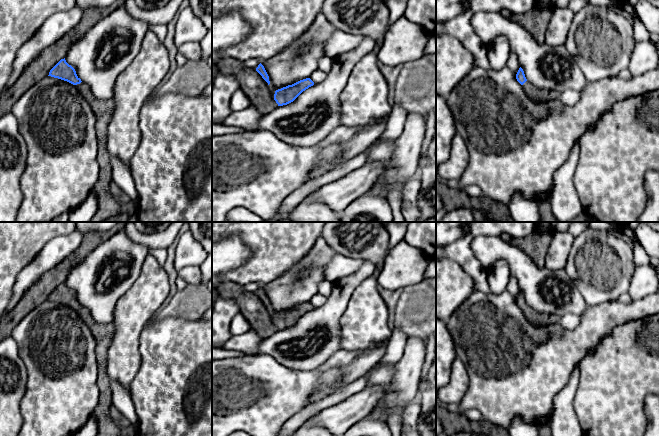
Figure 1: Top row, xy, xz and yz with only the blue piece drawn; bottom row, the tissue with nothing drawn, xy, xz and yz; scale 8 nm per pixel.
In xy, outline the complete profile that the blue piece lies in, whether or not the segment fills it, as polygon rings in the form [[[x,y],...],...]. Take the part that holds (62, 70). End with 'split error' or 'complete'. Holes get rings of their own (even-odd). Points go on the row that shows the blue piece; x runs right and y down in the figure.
[[[65,58],[61,59],[49,72],[49,75],[67,81],[73,85],[80,84],[82,81],[77,76],[75,69],[69,65]]]; complete

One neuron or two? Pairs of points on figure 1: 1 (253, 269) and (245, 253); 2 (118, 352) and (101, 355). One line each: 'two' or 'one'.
1: two
2: two

